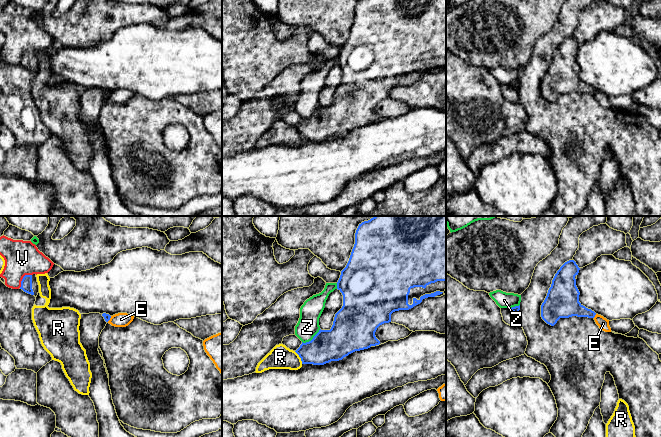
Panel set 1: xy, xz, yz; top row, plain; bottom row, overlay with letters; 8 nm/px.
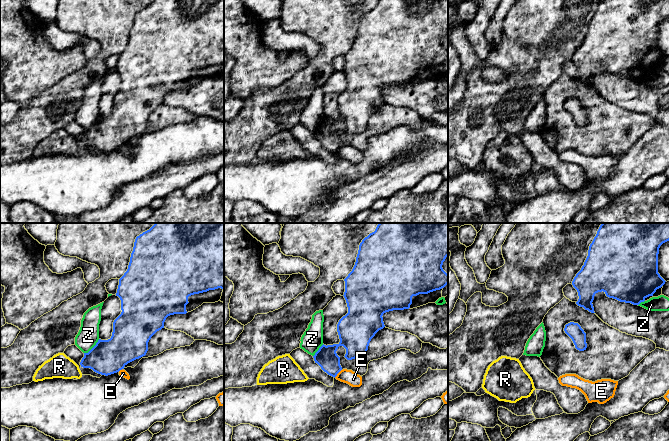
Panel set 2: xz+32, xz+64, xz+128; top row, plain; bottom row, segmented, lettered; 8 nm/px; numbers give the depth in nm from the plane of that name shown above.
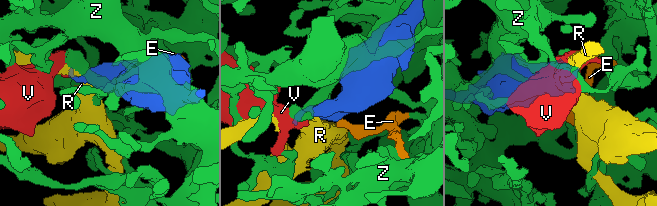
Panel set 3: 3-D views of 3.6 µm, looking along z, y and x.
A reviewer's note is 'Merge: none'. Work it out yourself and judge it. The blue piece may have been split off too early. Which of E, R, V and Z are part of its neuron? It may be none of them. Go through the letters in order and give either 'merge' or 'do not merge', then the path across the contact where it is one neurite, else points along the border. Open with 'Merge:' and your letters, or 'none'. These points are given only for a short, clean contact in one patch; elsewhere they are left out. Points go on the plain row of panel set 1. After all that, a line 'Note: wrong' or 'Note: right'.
Merge: none
E: do not merge; border along yz (596, 90), (593, 93)
R: do not merge
V: do not merge; border along xy (31, 50), (26, 50), (23, 53), (19, 63)
Z: do not merge
Note: right

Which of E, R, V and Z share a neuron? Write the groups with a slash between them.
E Z / R / V

